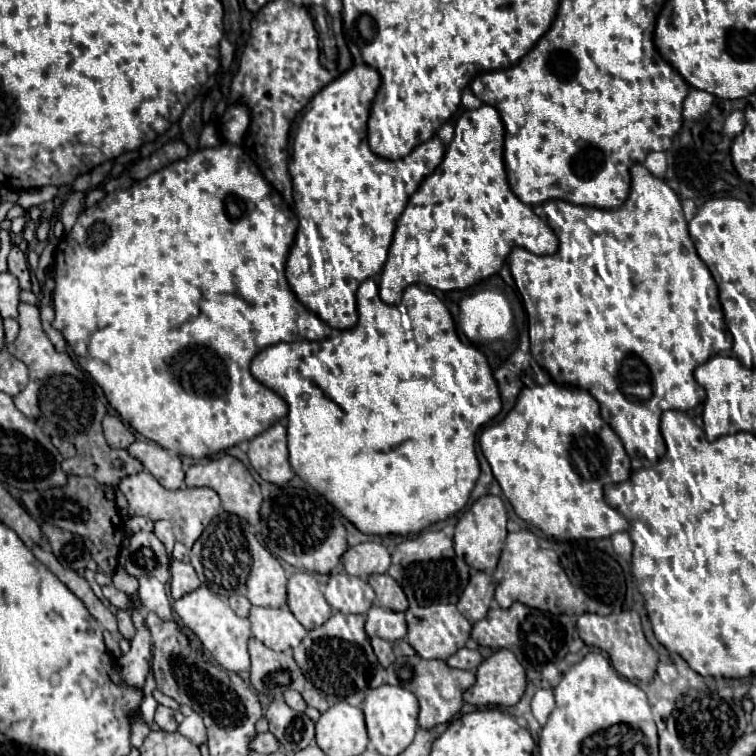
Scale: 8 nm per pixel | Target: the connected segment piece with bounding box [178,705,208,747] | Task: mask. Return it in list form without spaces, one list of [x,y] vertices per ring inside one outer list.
[[[180,705],[180,711],[184,715],[184,721],[180,723],[178,727],[178,733],[182,733],[186,739],[190,739],[194,745],[202,745],[208,741],[208,735],[206,735],[206,727],[204,727],[204,721],[198,713],[194,713],[190,707],[182,707]]]

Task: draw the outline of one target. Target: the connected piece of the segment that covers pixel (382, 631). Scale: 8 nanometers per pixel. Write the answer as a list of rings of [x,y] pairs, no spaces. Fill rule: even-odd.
[[[372,605],[366,615],[366,633],[368,637],[382,637],[386,641],[398,641],[406,635],[404,613]]]

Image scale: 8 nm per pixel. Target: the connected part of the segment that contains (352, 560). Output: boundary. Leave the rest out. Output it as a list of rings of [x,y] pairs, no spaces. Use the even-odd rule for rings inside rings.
[[[360,543],[350,547],[342,555],[344,569],[356,577],[368,577],[372,573],[386,573],[390,567],[390,553],[380,543]]]

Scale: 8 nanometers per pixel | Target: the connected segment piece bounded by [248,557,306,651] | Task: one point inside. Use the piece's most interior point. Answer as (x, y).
(278, 629)

